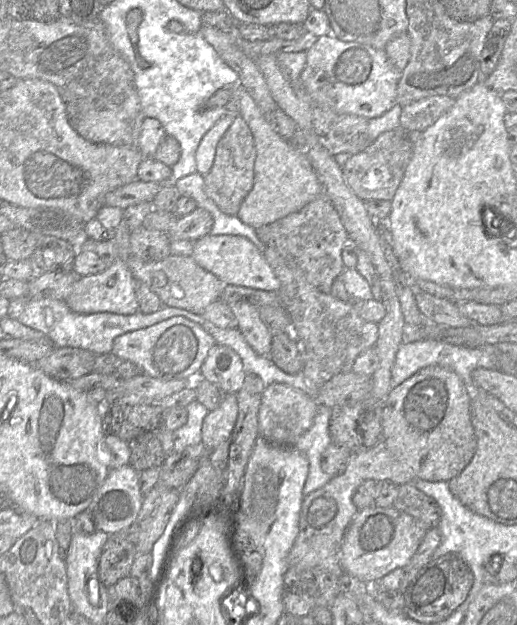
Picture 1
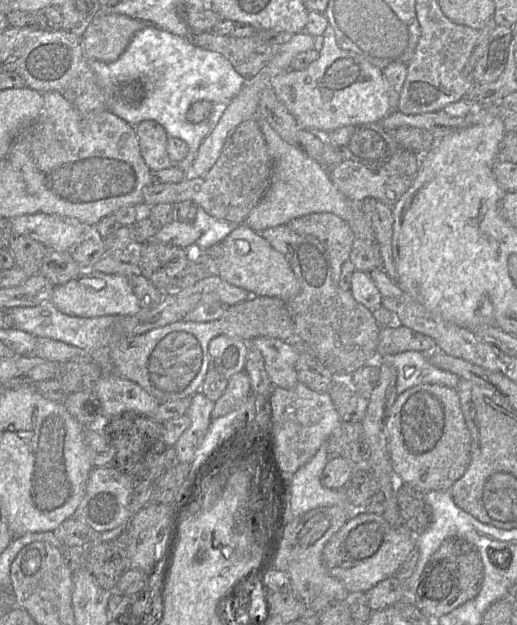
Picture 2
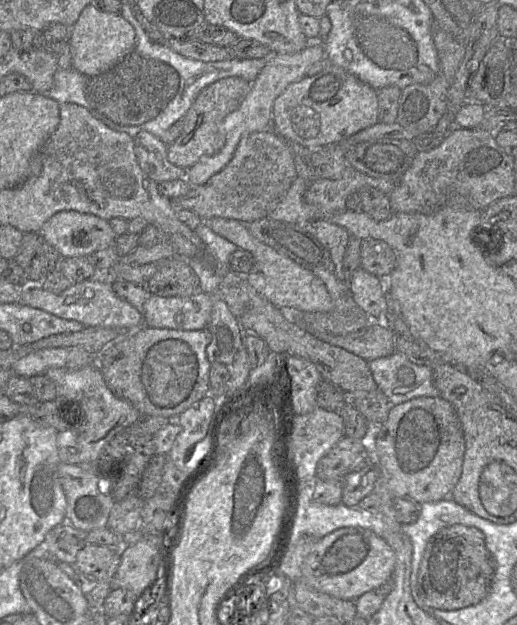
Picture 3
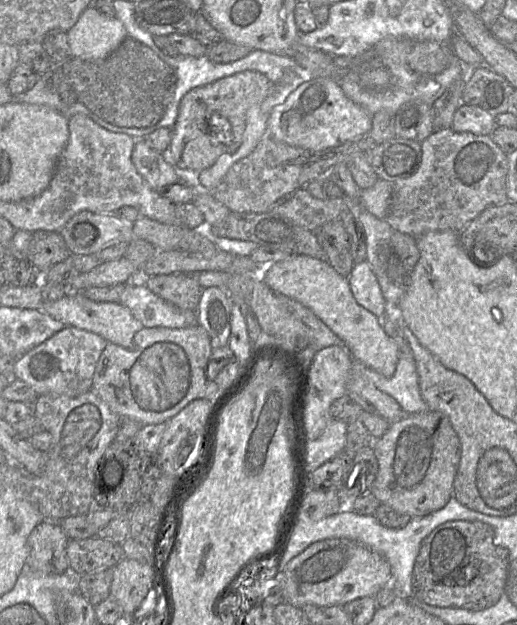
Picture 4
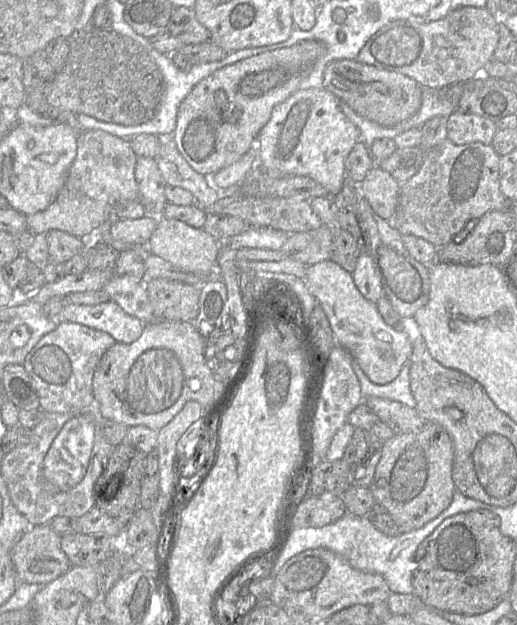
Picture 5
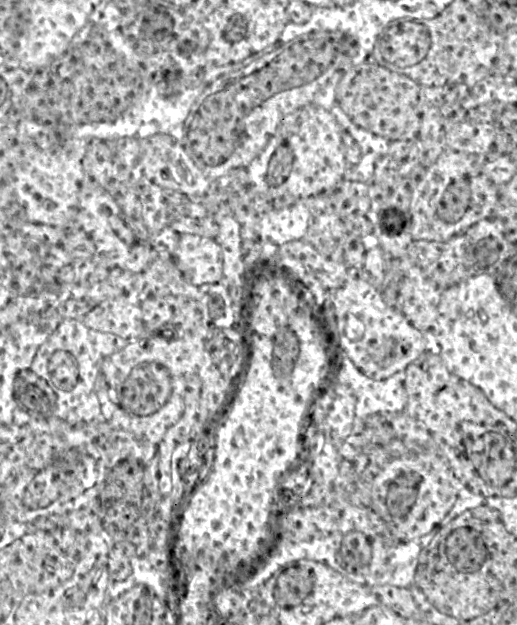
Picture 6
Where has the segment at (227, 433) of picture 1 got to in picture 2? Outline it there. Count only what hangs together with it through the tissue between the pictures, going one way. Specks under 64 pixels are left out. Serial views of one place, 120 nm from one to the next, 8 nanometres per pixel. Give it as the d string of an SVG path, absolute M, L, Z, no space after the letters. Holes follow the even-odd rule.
M245 370L228 378L227 387L221 397L215 402L211 419L225 416L238 408L251 394L251 385Z

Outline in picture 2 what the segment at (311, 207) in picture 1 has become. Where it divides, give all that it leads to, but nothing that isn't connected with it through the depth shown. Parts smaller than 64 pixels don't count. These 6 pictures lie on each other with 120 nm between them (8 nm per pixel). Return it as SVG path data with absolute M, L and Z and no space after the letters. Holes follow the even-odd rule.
M313 213L294 219L286 226L298 234L316 237L325 246L330 258L332 279L337 283L356 240L348 223L332 213Z

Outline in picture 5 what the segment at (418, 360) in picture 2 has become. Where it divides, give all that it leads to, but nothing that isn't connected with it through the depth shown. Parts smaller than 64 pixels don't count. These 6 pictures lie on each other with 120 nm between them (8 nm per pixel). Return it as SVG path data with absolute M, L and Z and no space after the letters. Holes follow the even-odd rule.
M352 360L352 367L360 383L362 395L379 397L403 403L416 408L416 400L410 387L410 364L402 366L398 376L387 384L373 383L363 372L357 361Z

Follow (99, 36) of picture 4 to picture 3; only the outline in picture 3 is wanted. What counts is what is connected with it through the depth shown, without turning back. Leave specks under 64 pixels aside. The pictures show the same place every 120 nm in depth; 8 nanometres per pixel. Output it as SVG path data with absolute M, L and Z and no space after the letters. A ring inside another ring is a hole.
M92 2L84 8L72 26L69 44L73 68L91 77L111 69L133 51L136 46L136 32L121 14L105 12Z

